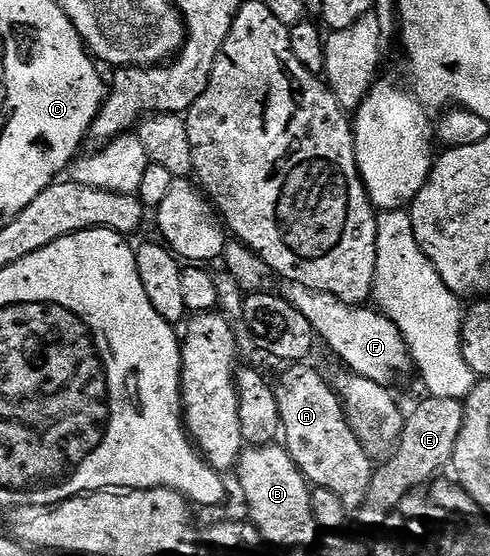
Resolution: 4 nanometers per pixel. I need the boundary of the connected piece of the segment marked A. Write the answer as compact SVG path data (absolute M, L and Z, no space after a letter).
M287 365L282 379L274 386L276 404L280 404L281 437L286 451L300 468L307 483L314 488L328 488L336 492L347 512L356 512L368 494L376 462L350 426L338 391L328 378L326 382L325 376L310 365Z

